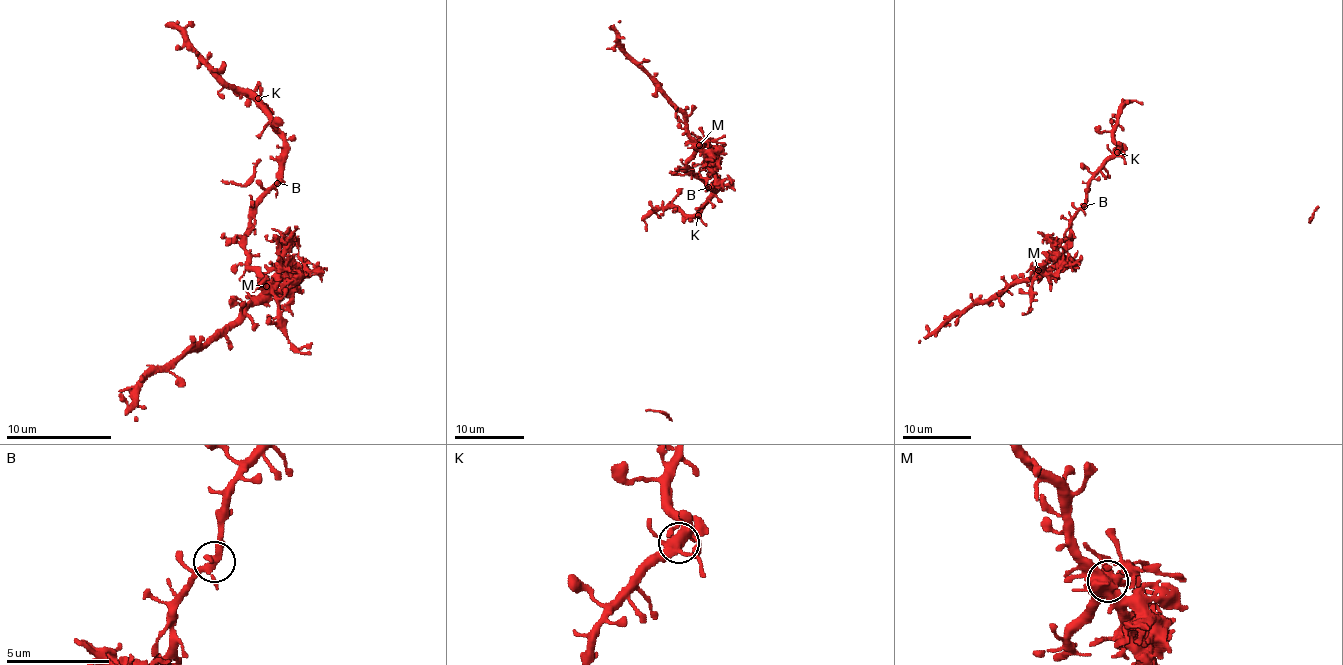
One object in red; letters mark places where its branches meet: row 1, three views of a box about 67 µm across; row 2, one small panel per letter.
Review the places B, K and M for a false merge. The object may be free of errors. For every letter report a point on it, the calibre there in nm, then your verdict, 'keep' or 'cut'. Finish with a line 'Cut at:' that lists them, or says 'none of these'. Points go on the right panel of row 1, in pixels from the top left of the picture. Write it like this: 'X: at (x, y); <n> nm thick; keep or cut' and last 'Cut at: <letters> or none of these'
B: at (1084, 206); 300 nm thick; keep
K: at (1117, 152); 420 nm thick; keep
M: at (1038, 270); 600 nm thick; cut
Cut at: M

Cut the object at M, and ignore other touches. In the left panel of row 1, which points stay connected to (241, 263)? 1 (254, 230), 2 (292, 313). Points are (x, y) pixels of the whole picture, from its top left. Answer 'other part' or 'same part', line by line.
1: same part
2: other part

